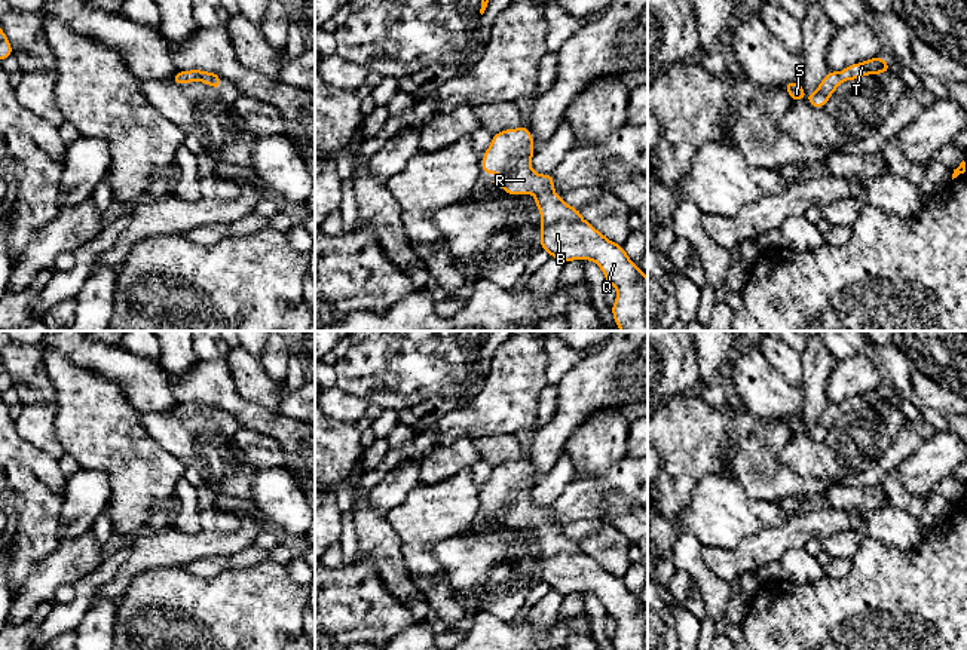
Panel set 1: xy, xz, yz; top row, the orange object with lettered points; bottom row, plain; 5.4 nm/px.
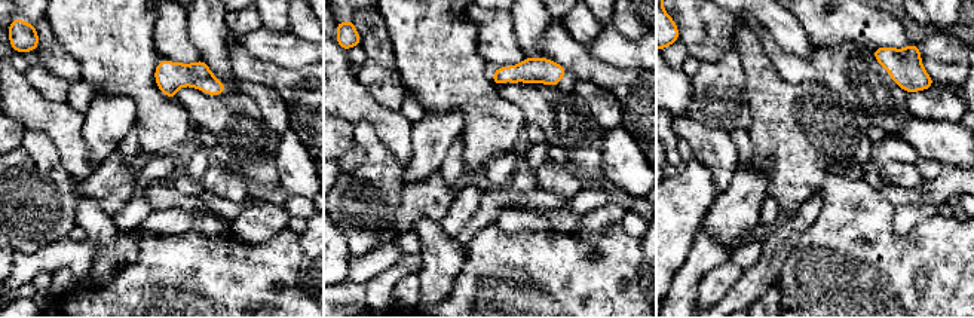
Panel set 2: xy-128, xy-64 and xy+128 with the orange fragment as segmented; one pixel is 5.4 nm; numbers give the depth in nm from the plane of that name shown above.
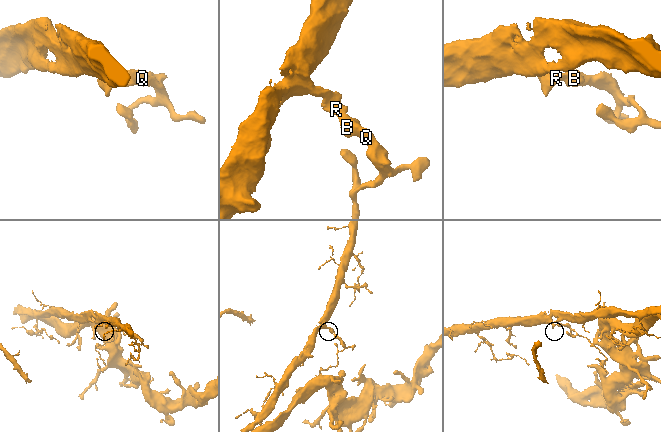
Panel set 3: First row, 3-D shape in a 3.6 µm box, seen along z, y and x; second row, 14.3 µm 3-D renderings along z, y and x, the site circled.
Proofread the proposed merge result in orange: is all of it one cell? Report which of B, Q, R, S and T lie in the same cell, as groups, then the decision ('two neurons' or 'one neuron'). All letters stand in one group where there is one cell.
groups B Q R S T; one neuron

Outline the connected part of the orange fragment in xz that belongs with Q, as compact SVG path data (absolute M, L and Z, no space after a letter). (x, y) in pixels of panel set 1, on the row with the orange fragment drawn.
M526 126L502 131L493 135L481 171L501 175L504 183L493 183L508 194L533 193L542 215L541 246L564 264L570 260L596 261L608 283L618 291L612 306L618 328L648 331L648 278L621 245L606 239L581 217L579 209L554 193L551 174L532 169L533 153L533 137Z

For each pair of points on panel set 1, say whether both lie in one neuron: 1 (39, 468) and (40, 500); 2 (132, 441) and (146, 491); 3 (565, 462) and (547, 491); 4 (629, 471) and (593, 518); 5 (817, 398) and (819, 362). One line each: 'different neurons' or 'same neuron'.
1: different neurons
2: same neuron
3: same neuron
4: same neuron
5: same neuron

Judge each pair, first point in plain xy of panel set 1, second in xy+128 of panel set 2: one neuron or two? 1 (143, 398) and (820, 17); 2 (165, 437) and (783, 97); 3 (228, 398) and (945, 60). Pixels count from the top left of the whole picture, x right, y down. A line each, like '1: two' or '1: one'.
1: two
2: two
3: two

